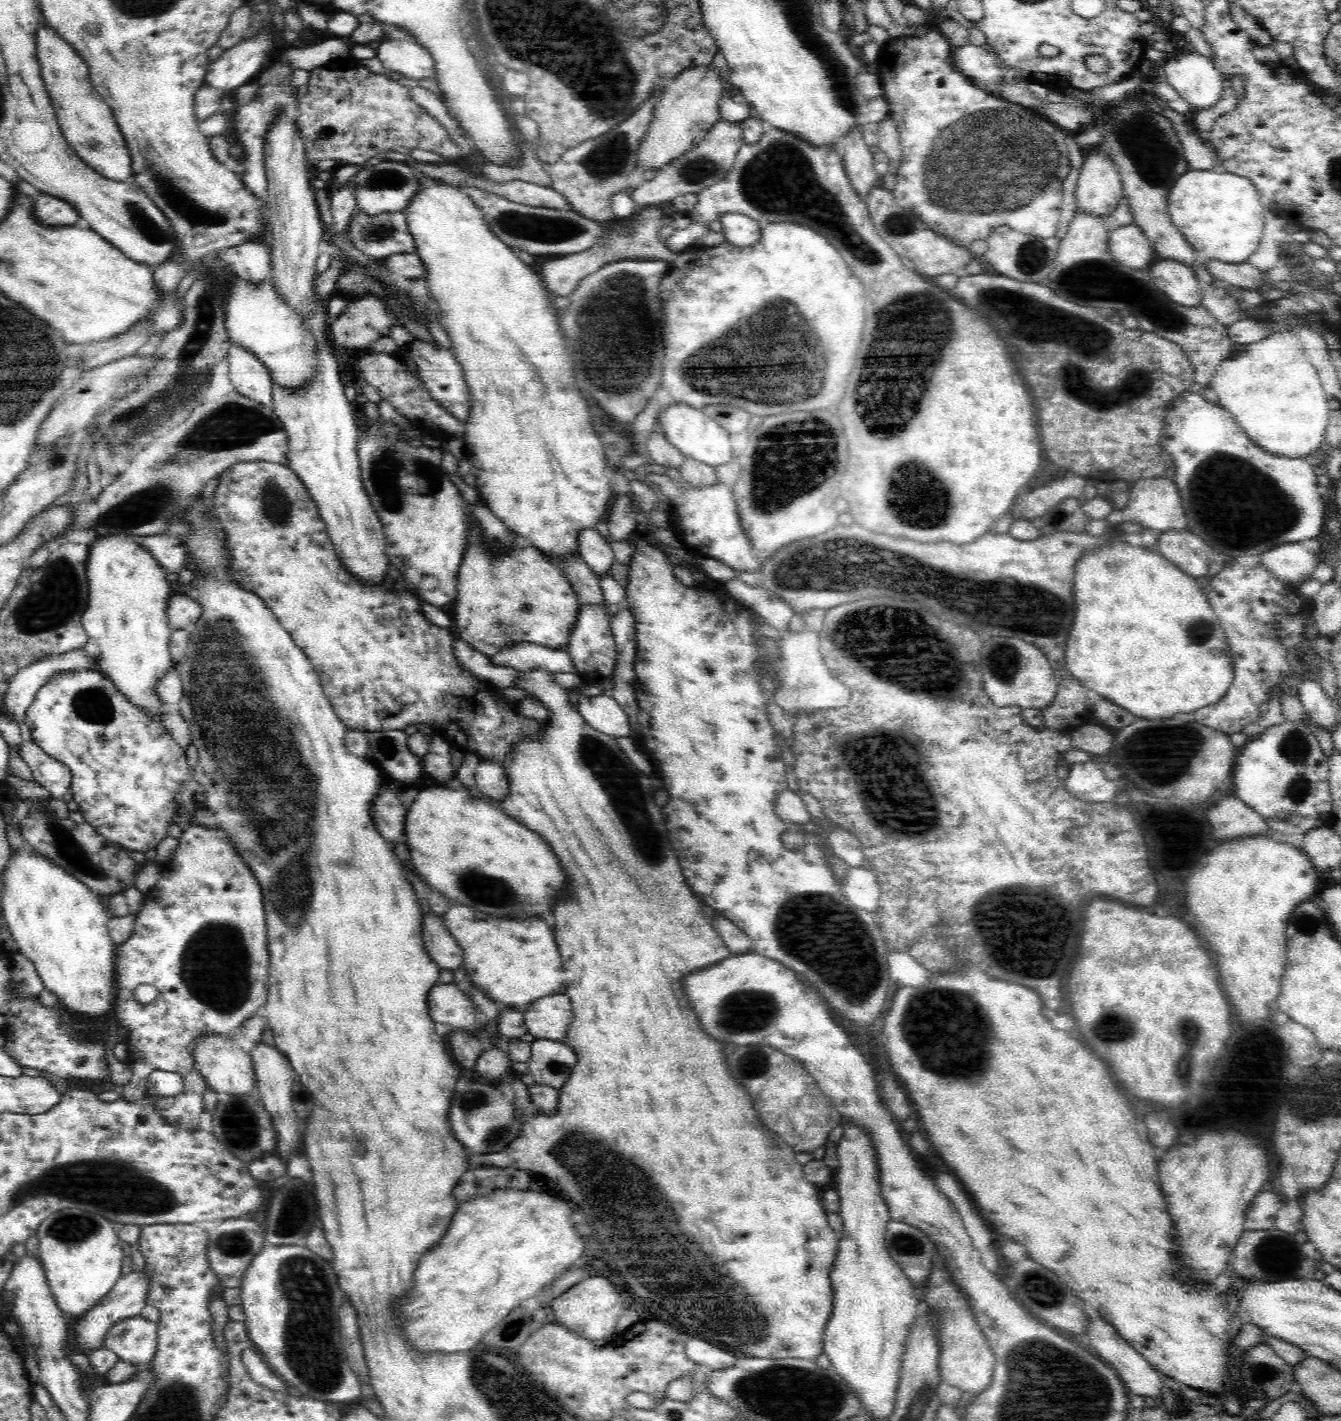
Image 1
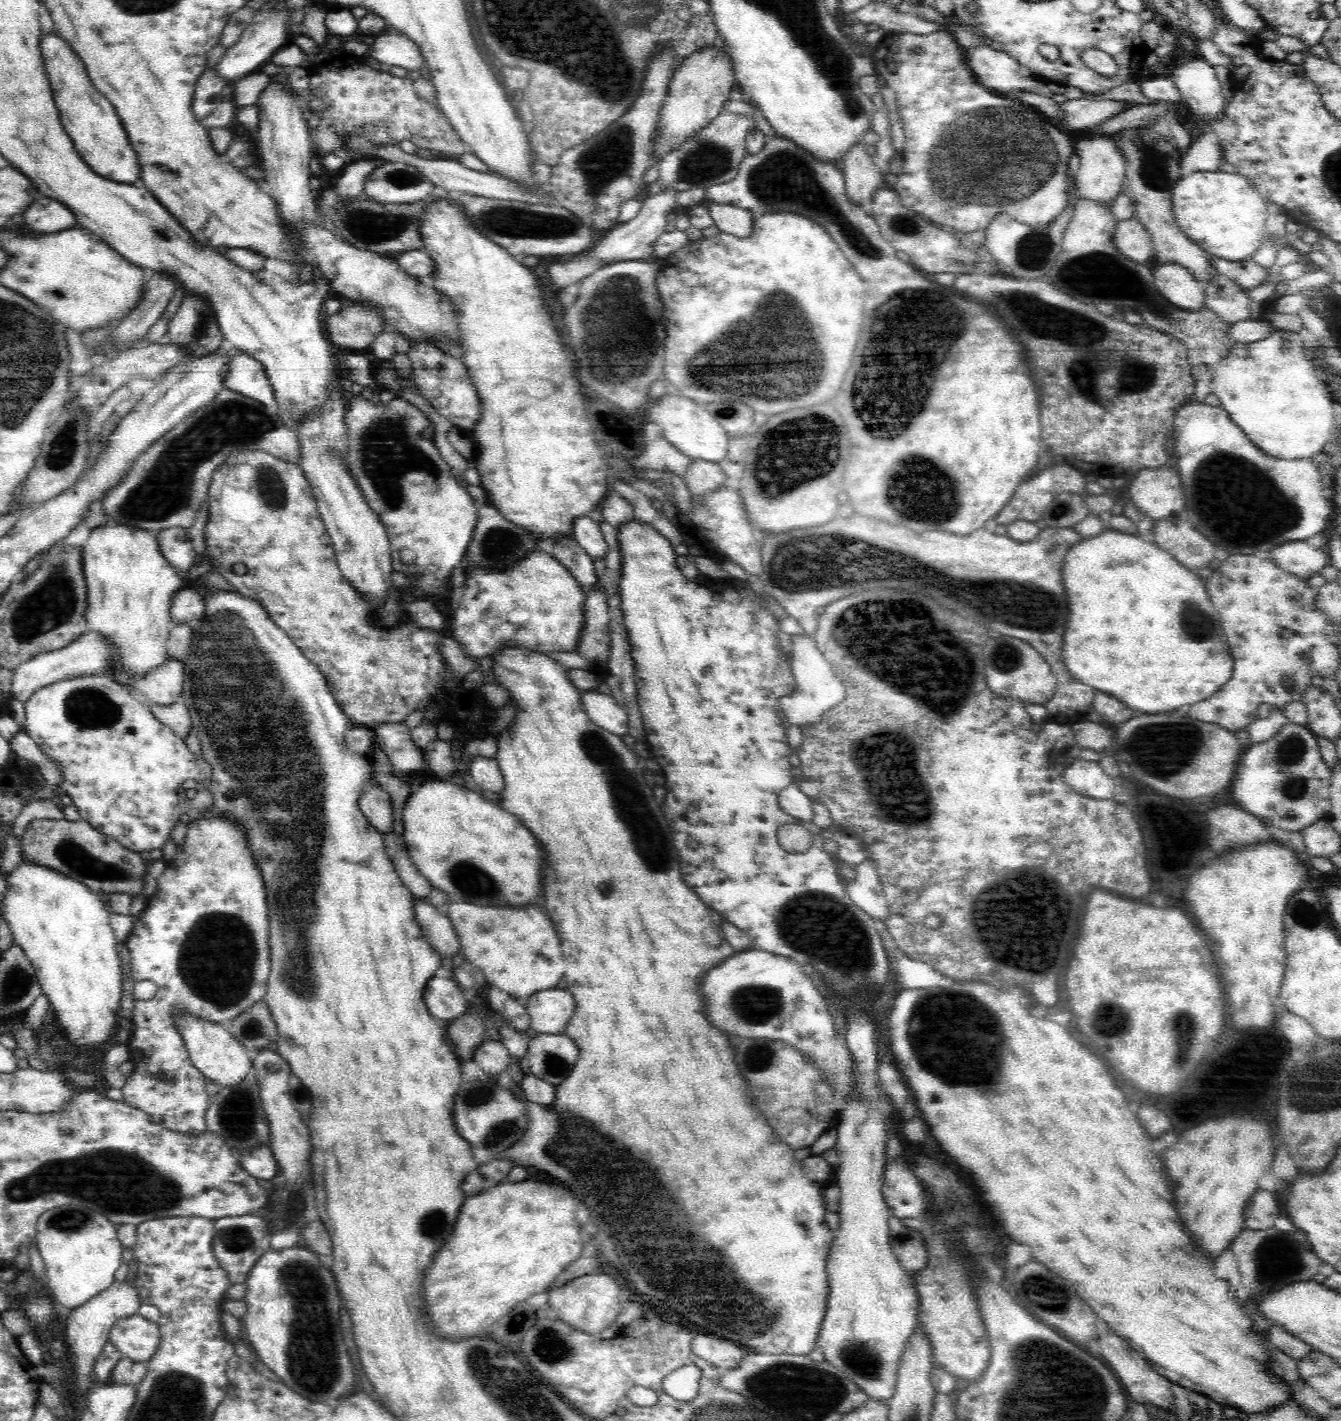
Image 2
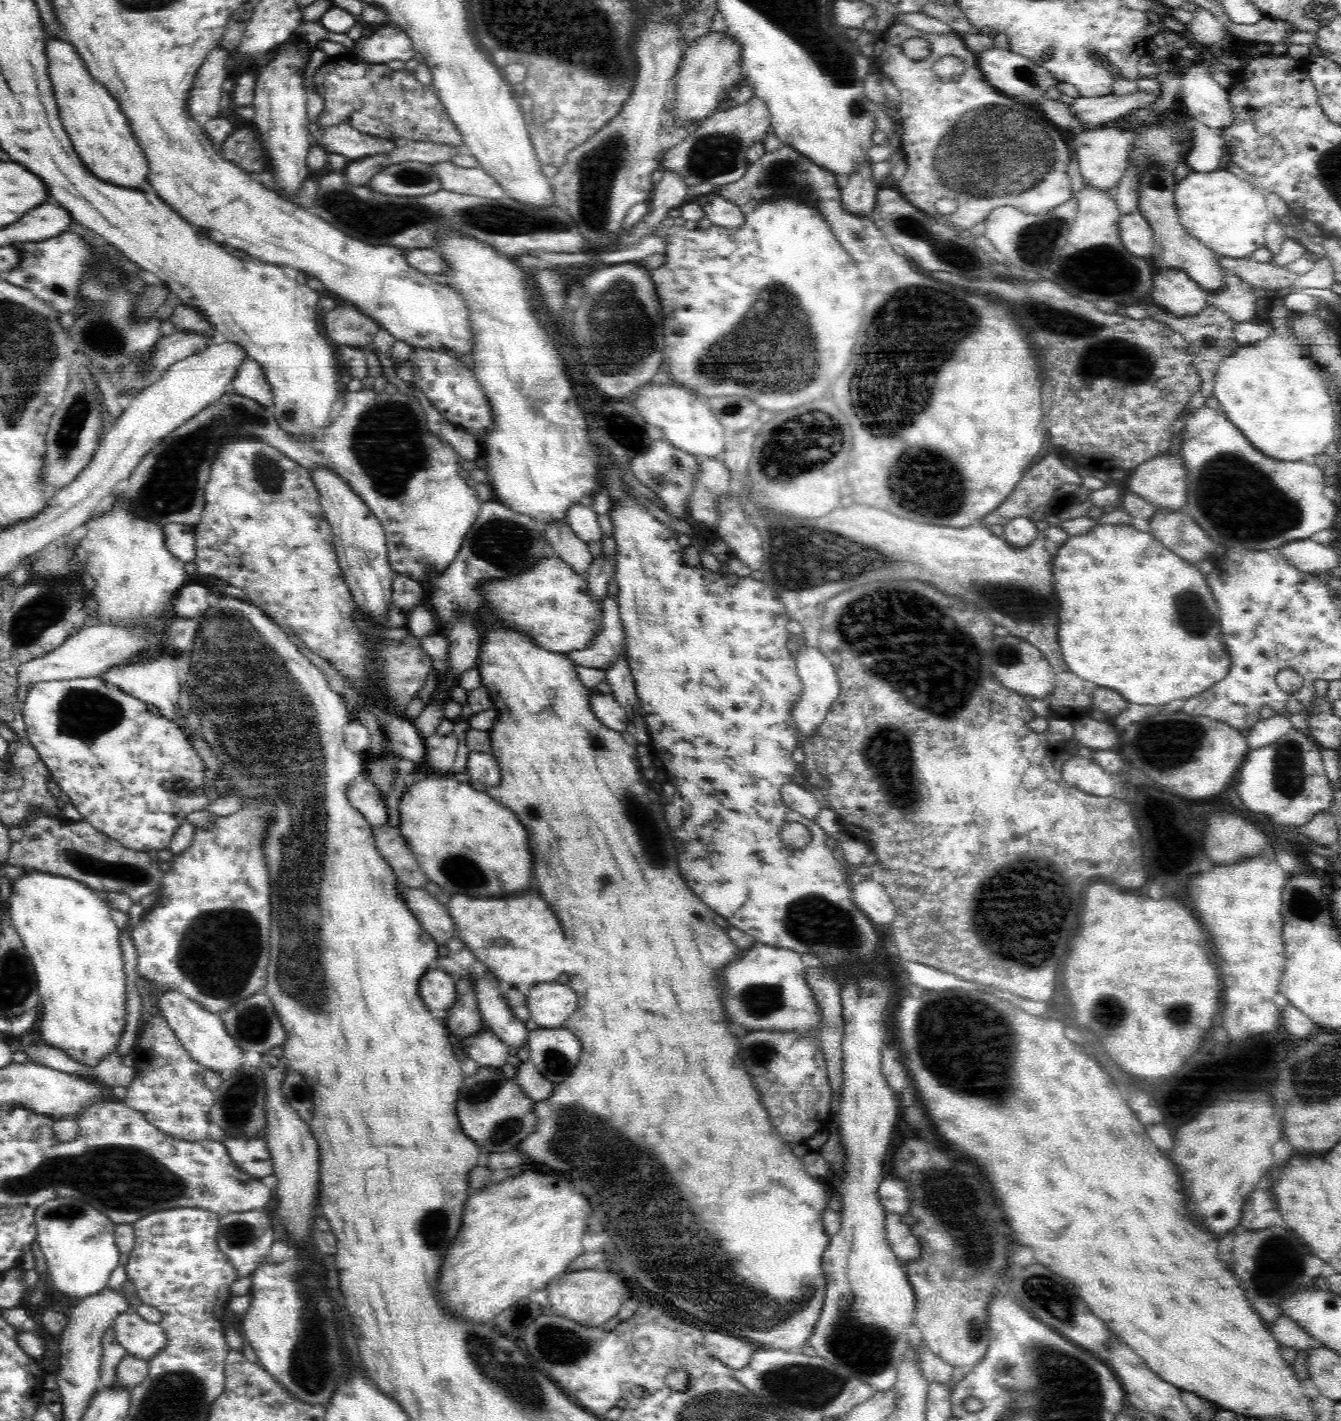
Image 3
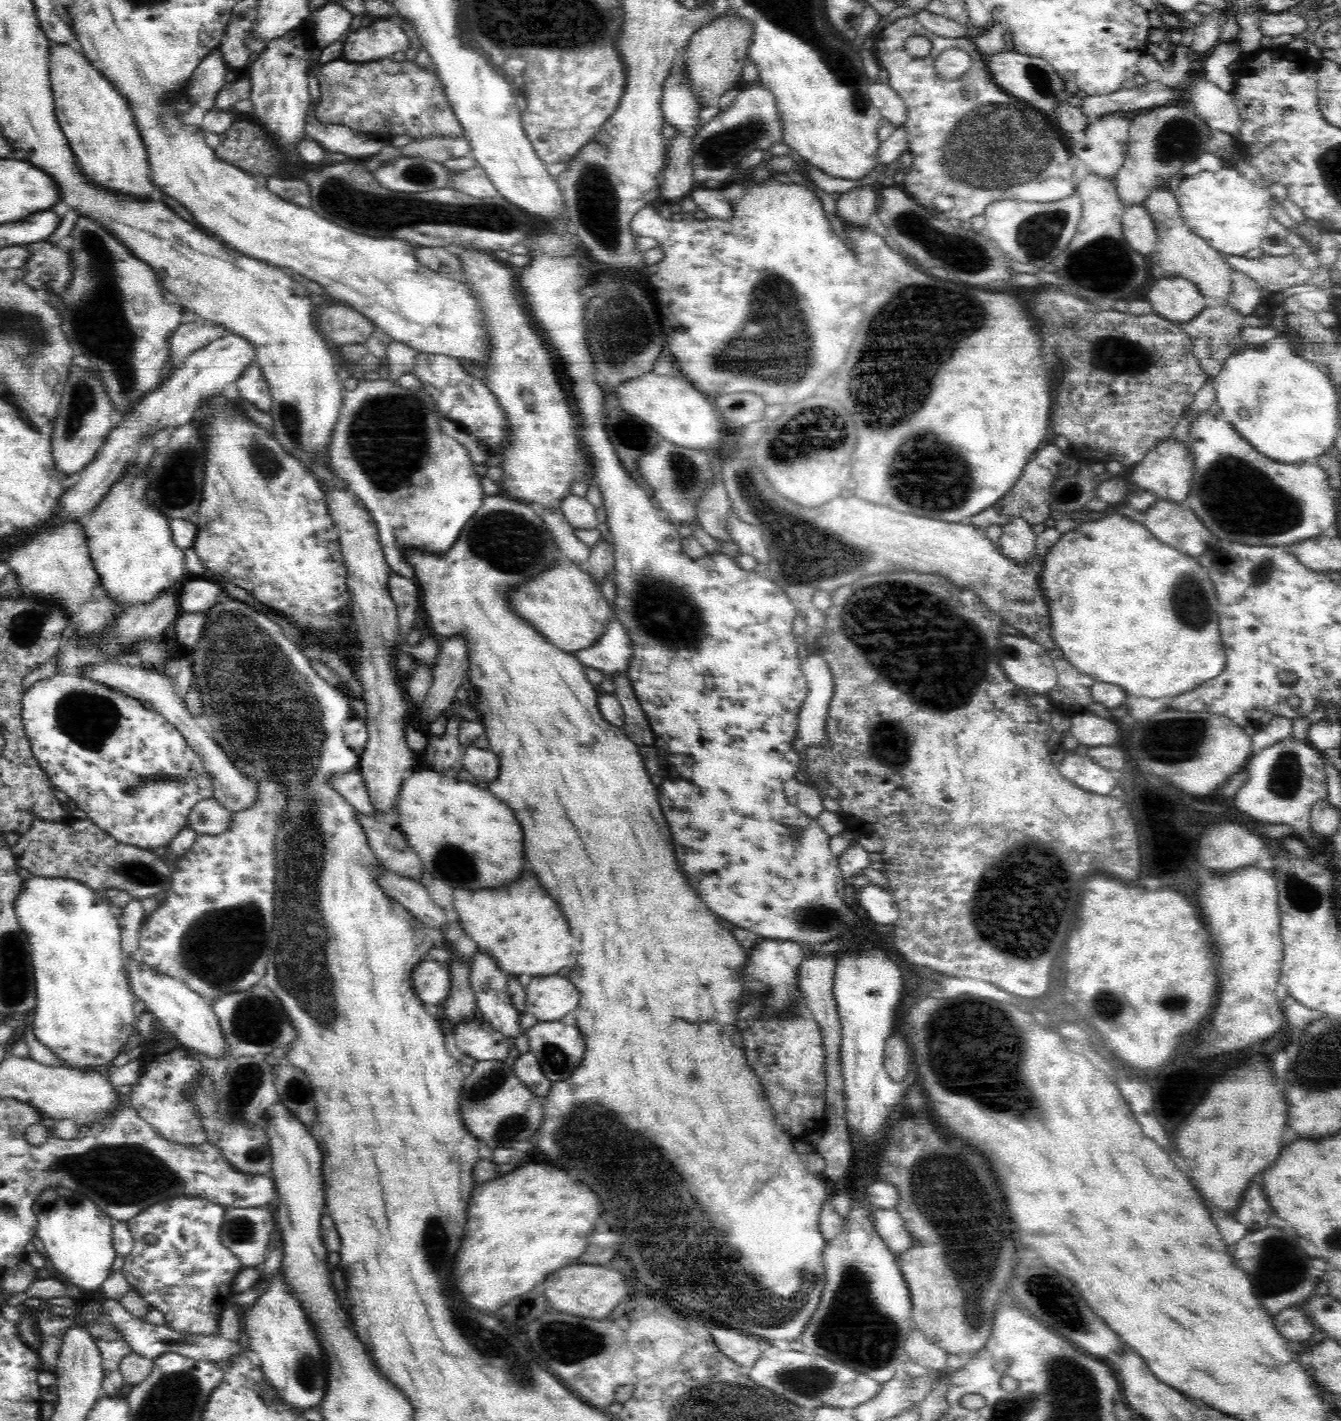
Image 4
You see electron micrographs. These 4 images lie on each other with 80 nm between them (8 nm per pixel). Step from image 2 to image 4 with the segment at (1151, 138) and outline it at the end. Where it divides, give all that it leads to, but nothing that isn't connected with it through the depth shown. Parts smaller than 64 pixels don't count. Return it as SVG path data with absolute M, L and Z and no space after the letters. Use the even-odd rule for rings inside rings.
M1165 183L1154 189L1142 202L1143 207L1152 215L1157 231L1157 244L1154 251L1149 253L1152 254L1150 258L1154 264L1152 274L1156 279L1180 275L1196 284L1203 296L1220 303L1232 292L1234 270L1225 263L1228 254L1212 248L1206 239L1188 228L1181 218L1181 208L1174 193Z

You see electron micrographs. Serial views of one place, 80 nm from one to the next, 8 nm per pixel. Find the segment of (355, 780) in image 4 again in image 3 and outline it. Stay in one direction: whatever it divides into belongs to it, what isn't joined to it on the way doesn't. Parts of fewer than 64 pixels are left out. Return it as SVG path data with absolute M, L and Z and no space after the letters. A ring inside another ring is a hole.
M359 778L347 791L350 805L372 826L384 827L388 821L387 805L381 791L368 778Z

